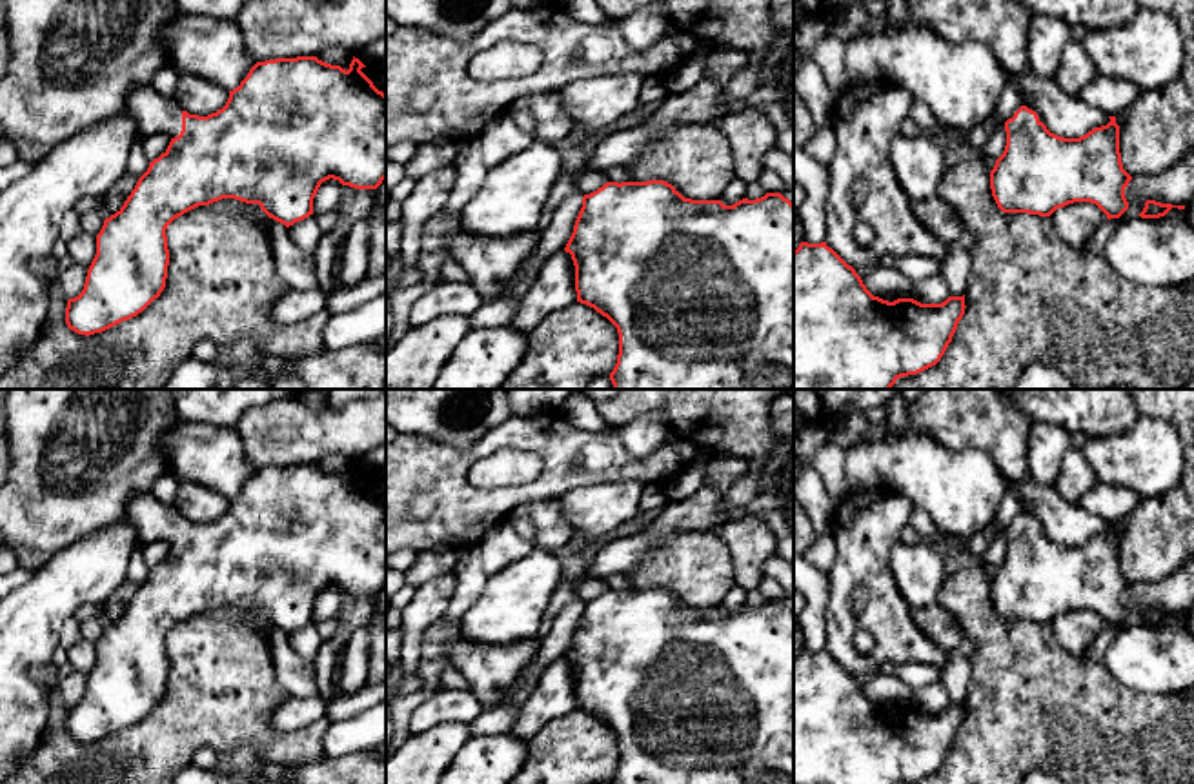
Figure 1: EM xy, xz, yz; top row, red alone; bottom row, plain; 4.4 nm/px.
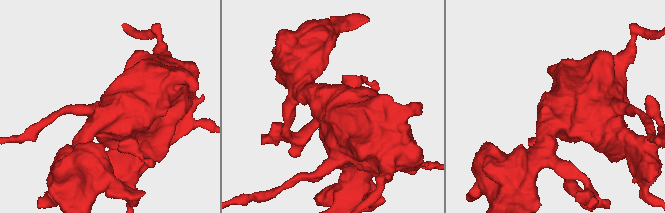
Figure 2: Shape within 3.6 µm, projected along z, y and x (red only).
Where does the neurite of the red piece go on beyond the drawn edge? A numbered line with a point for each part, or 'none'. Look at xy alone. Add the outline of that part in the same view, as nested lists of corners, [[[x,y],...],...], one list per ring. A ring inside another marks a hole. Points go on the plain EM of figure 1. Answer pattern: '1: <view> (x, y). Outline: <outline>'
1: xy (153, 521). Outline: [[[151,491],[135,495],[126,506],[126,517],[142,544],[166,540],[175,546],[182,538],[182,515],[173,506],[162,504]]]

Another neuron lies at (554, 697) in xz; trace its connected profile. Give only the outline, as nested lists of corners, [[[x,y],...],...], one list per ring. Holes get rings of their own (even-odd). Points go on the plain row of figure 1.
[[[562,657],[542,671],[510,735],[530,742],[548,722],[575,709],[575,673],[572,662]]]

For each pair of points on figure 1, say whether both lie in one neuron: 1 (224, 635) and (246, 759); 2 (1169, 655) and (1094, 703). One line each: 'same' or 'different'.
1: different
2: different

